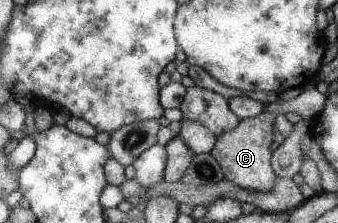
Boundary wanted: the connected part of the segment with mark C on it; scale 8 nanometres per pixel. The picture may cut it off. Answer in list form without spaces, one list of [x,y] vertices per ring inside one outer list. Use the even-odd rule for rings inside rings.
[[[264,111],[254,118],[245,118],[233,131],[217,137],[210,154],[223,168],[224,177],[231,183],[249,191],[270,192],[275,190],[276,175],[271,165],[272,152],[269,147],[273,141],[275,117],[278,114]]]

